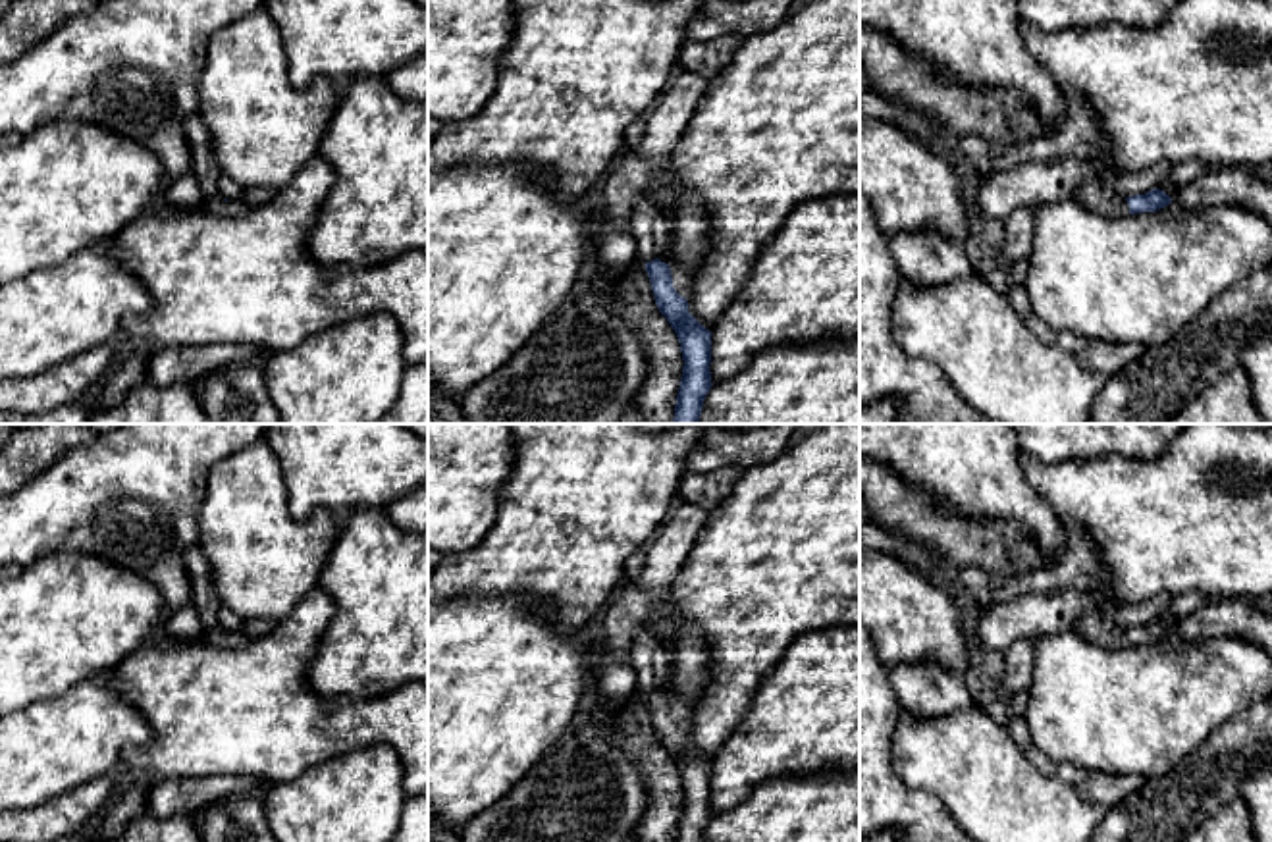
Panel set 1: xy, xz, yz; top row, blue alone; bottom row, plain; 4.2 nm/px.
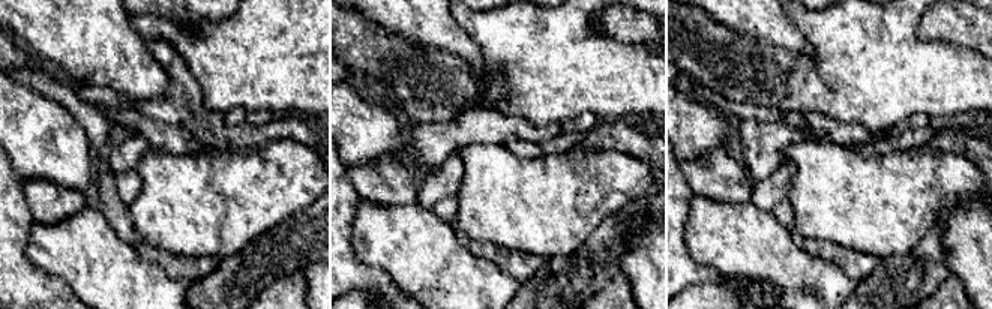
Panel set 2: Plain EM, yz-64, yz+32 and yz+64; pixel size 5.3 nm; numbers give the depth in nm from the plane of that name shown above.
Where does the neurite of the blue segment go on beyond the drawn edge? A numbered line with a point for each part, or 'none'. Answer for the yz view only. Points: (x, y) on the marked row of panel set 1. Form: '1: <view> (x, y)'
1: yz (1093, 195)

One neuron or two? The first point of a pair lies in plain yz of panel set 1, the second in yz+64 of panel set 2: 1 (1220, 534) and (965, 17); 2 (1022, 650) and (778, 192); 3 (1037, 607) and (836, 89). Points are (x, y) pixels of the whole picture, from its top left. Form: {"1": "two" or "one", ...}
{"1": "two", "2": "one", "3": "two"}

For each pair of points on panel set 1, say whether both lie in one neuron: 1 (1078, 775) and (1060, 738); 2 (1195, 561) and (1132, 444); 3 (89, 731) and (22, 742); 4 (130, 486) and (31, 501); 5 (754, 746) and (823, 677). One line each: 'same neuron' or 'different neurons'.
1: different neurons
2: different neurons
3: same neuron
4: same neuron
5: same neuron

